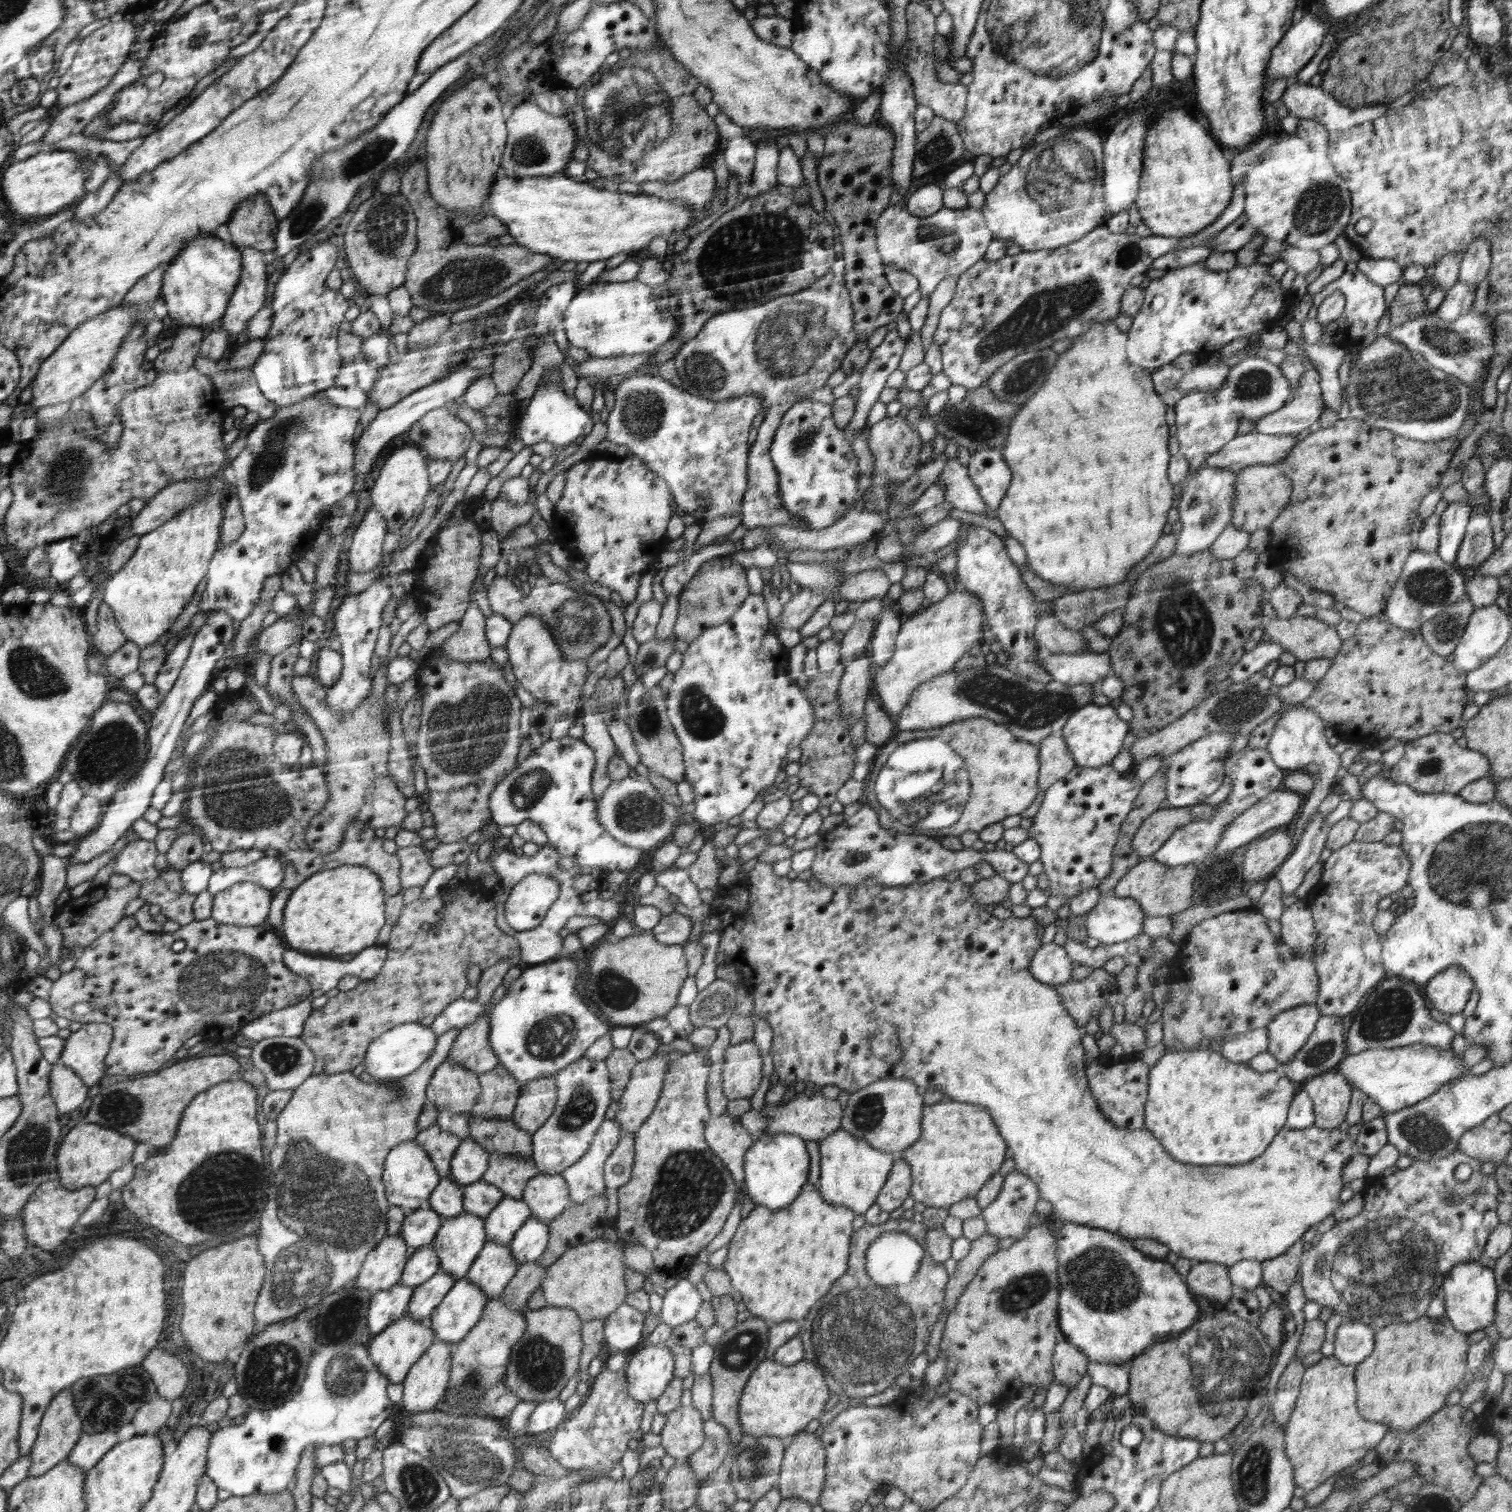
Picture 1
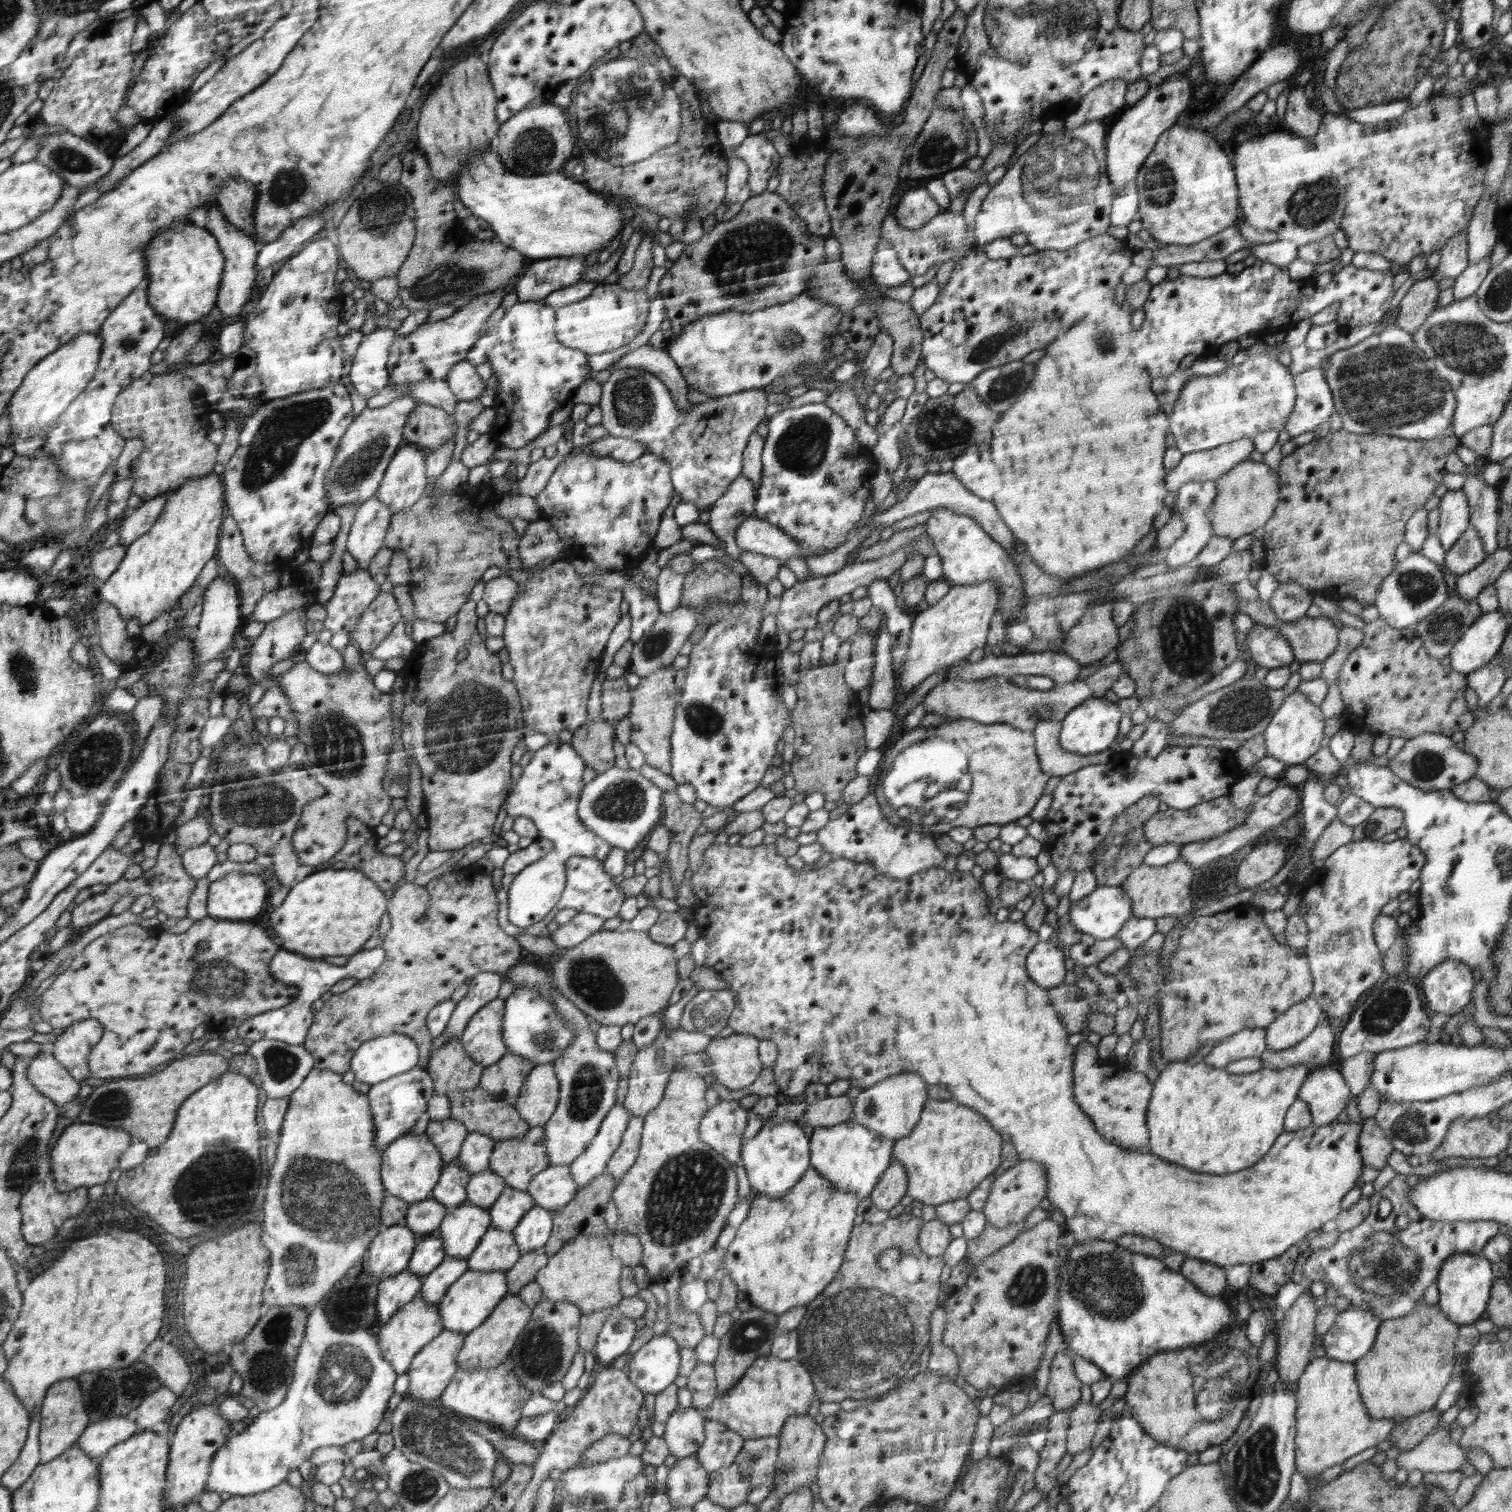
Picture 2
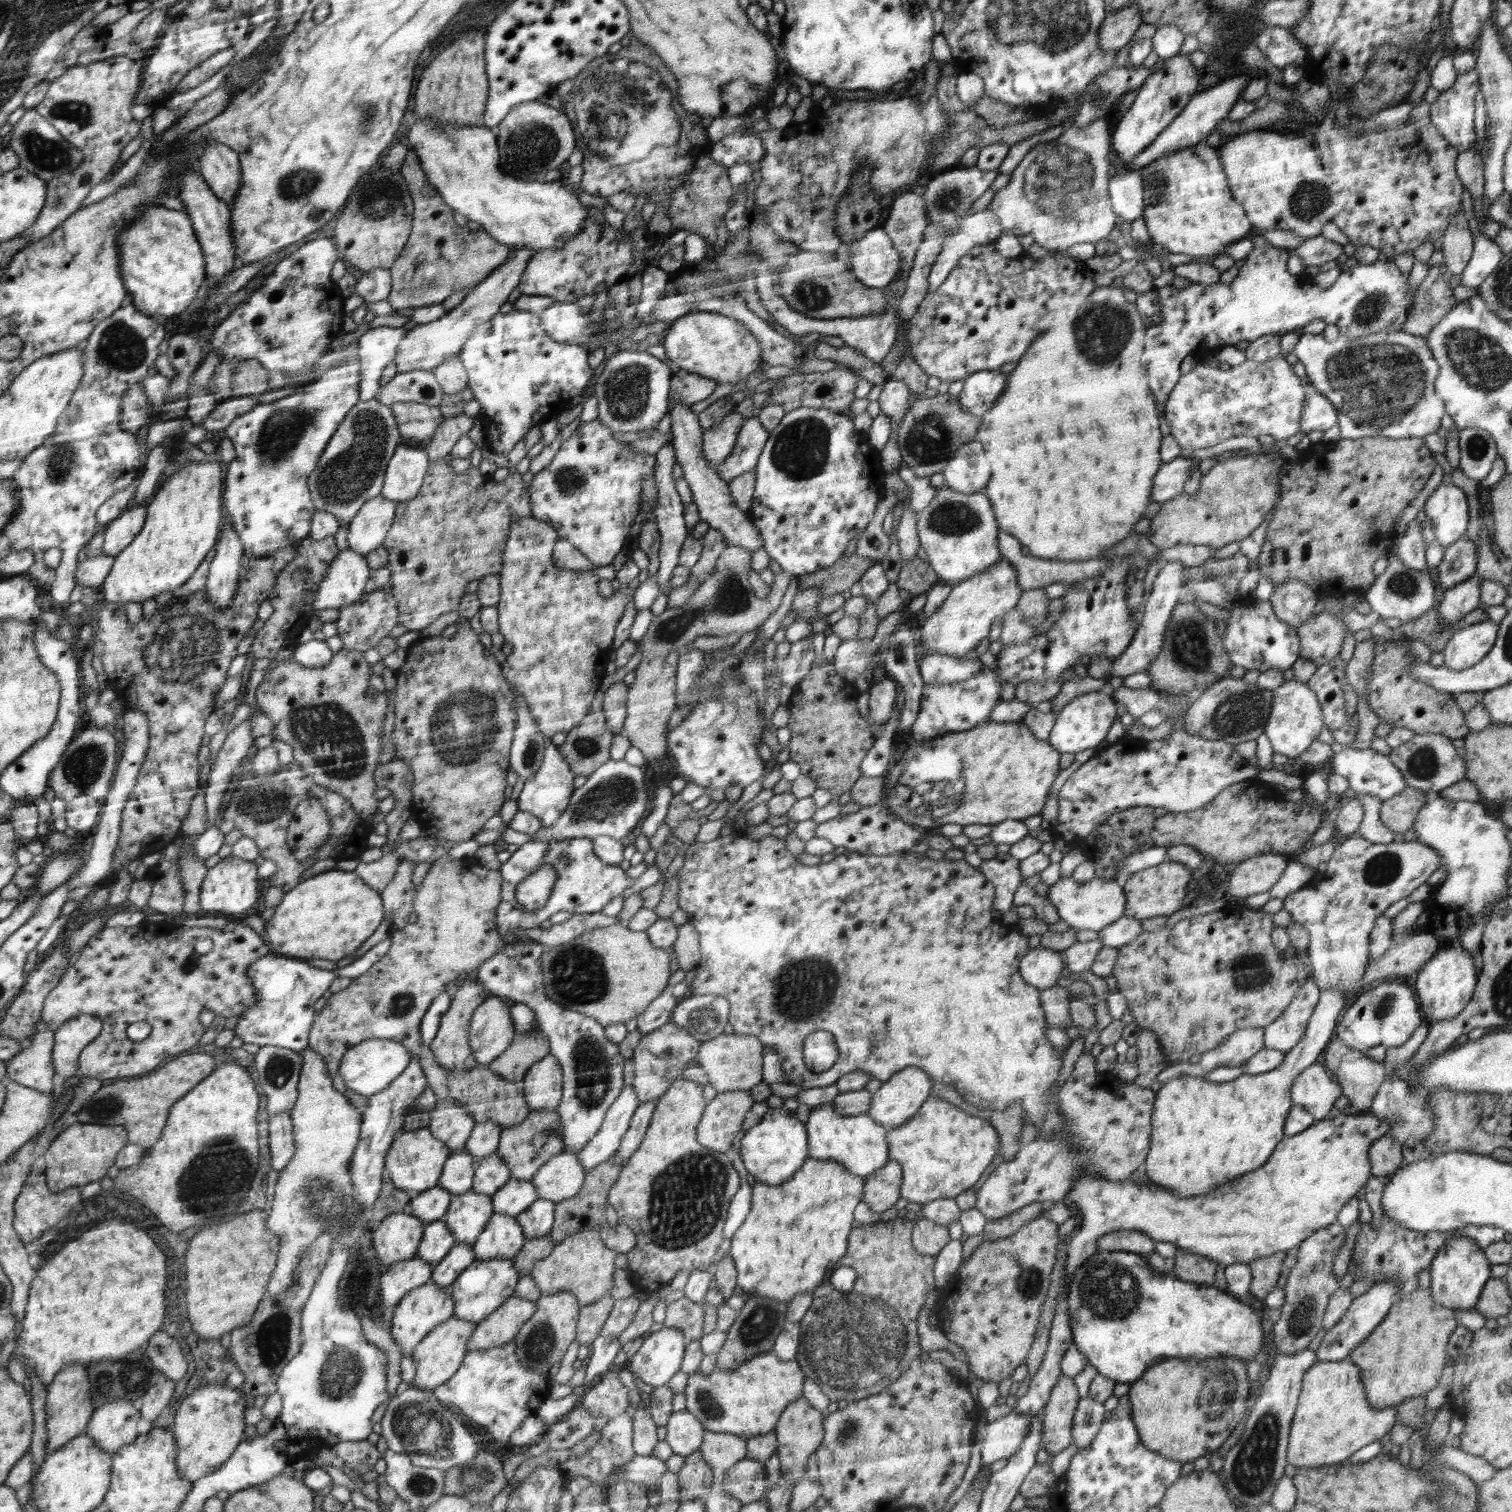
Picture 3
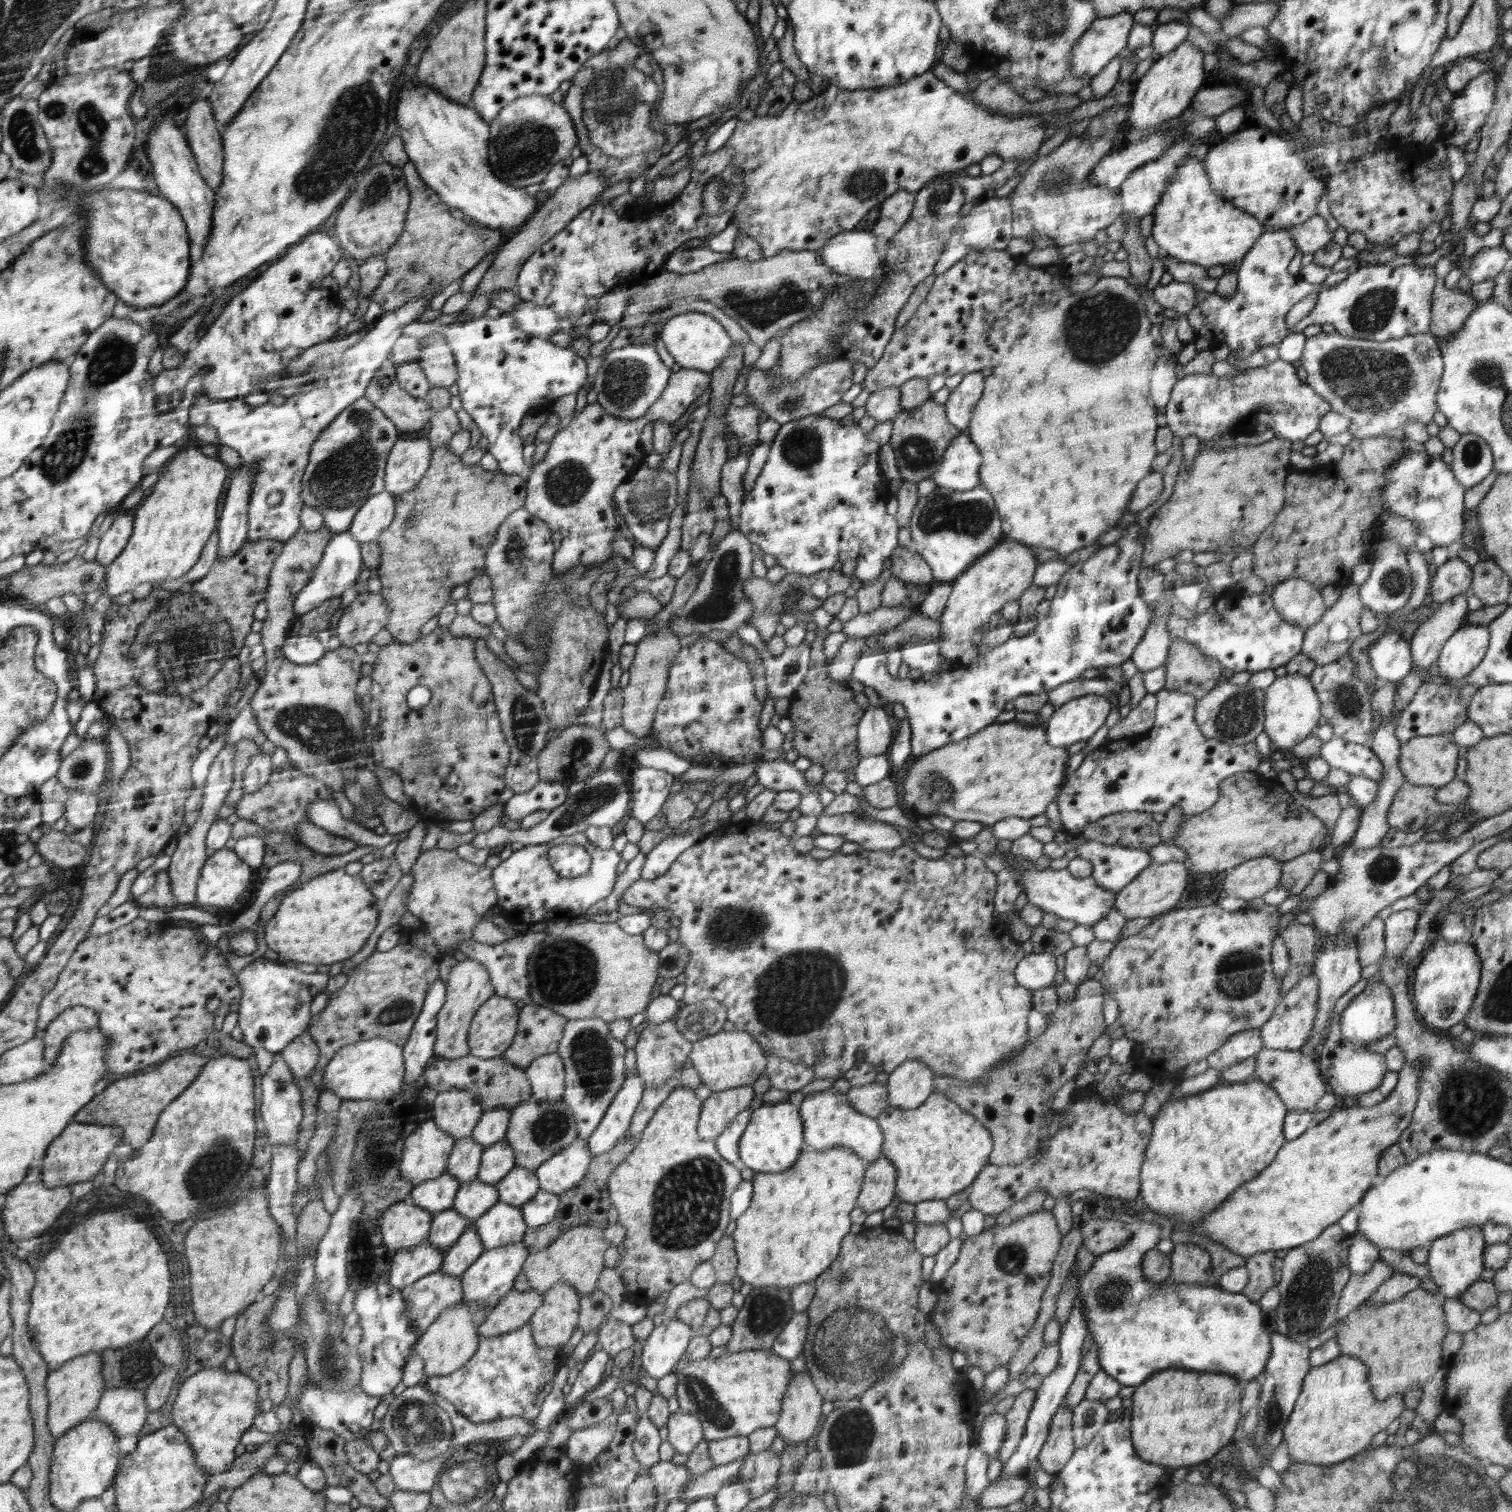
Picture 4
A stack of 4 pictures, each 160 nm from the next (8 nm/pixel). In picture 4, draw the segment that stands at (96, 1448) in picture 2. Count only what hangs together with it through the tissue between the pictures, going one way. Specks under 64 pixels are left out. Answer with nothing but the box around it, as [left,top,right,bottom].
[91,1387,150,1438]

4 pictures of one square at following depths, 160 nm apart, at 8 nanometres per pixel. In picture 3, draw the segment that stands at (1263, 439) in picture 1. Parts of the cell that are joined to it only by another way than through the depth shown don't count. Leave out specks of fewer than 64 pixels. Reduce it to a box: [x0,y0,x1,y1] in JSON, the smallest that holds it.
[1151,455,1198,503]

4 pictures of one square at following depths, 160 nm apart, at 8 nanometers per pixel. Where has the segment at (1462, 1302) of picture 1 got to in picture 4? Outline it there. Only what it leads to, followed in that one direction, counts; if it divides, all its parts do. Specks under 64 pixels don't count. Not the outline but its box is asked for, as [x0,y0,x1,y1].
[1427,1225,1487,1299]

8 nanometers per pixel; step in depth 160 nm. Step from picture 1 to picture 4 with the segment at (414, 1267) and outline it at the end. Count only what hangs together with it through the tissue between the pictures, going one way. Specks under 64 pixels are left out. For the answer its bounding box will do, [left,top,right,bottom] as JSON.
[427,1208,470,1250]

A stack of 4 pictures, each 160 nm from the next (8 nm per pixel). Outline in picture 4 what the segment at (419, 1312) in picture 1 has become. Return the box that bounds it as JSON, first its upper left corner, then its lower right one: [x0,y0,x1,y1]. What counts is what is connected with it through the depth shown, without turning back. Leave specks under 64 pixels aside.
[442,1224,484,1277]

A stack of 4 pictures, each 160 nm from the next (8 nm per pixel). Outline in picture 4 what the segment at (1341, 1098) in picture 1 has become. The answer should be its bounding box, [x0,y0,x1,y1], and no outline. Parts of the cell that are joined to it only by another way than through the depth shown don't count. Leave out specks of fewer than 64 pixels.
[1250,1048,1326,1113]

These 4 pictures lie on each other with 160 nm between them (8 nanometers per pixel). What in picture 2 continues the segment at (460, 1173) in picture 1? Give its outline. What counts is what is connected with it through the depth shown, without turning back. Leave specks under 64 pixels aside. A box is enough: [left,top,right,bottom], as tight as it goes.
[458,1133,495,1175]

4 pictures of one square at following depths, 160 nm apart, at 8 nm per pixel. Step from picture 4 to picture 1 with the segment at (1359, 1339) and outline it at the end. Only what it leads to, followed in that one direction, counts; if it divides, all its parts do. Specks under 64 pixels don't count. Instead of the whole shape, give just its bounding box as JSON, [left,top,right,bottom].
[1355,1315,1470,1431]

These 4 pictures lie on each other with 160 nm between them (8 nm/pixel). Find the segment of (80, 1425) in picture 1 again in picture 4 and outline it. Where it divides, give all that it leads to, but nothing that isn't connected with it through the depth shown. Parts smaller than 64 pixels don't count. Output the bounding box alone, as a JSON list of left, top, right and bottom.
[47,1351,106,1439]

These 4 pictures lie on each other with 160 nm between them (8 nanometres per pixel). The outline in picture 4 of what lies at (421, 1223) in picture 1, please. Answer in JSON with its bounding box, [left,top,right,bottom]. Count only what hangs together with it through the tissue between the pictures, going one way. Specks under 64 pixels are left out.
[409,1173,460,1214]

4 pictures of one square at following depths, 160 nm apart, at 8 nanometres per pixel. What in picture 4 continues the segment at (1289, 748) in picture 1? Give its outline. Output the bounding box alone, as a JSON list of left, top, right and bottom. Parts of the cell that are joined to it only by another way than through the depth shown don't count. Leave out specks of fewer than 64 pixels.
[1263,674,1321,749]

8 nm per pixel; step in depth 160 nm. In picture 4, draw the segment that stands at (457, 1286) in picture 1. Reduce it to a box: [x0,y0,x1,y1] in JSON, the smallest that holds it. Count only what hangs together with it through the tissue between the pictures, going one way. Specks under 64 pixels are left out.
[460,1240,530,1308]

